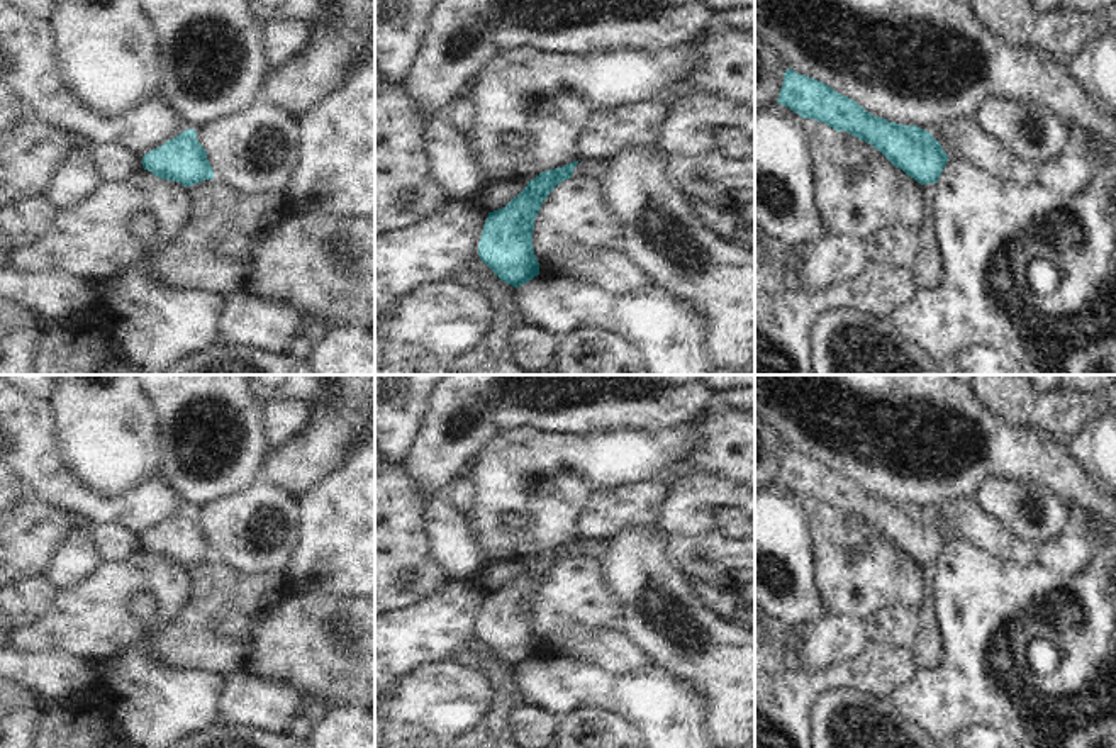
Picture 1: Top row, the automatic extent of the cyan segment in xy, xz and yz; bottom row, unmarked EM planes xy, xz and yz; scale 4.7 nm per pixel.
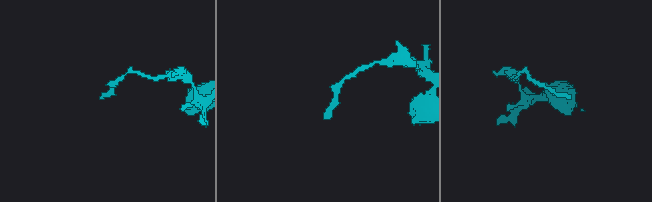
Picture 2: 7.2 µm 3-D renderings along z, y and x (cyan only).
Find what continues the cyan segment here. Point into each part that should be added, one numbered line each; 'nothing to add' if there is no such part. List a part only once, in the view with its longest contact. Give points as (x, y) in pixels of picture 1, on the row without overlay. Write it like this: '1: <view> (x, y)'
nothing to add

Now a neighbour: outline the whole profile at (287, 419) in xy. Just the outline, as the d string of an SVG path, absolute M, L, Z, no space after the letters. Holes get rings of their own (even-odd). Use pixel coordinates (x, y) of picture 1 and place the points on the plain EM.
M290 399L280 404L268 404L268 429L271 446L283 448L299 436L314 417L314 405L307 400Z

